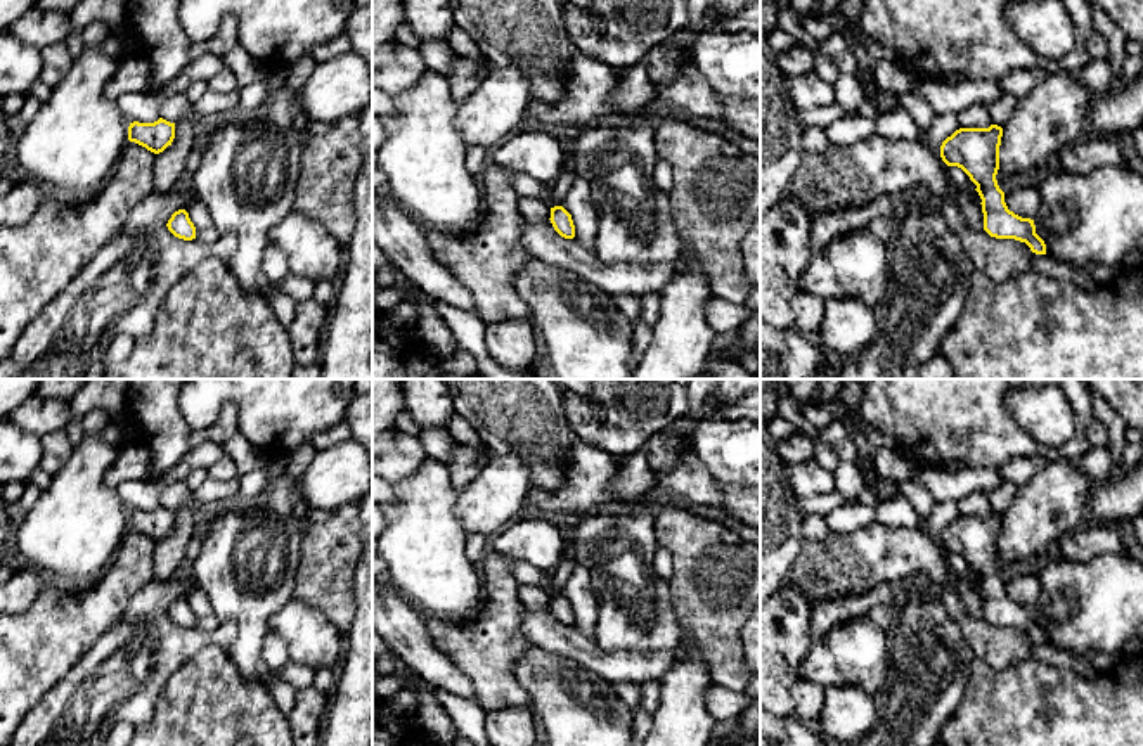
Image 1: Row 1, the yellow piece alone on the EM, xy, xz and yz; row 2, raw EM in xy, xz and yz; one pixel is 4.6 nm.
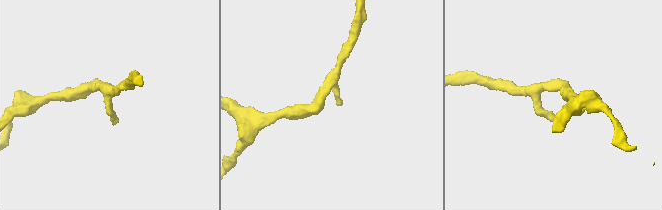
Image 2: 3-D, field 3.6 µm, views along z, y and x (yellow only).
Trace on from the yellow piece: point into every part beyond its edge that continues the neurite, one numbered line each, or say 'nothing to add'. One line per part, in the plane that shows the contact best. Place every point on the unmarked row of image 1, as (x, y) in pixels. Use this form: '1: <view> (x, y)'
nothing to add

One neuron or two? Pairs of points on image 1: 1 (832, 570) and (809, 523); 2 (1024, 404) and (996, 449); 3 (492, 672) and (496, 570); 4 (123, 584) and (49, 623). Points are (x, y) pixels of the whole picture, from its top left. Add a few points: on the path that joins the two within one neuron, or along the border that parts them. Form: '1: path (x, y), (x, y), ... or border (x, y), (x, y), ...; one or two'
1: border (830, 532), (816, 540), (804, 539); two
2: border (1005, 397), (1010, 416), (1045, 443); two
3: path (492, 646), (496, 596); one
4: path (104, 601), (94, 611), (68, 623); one

